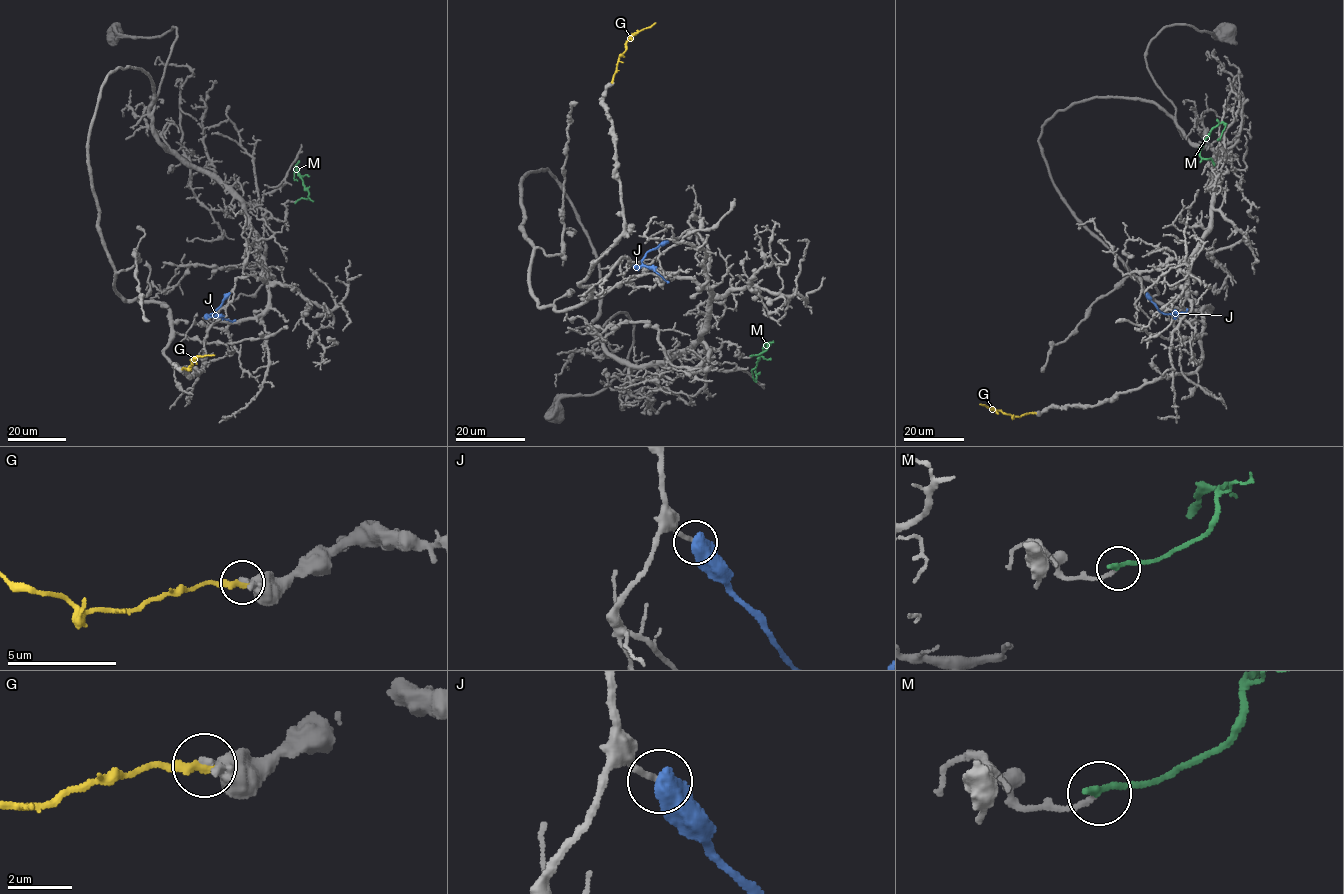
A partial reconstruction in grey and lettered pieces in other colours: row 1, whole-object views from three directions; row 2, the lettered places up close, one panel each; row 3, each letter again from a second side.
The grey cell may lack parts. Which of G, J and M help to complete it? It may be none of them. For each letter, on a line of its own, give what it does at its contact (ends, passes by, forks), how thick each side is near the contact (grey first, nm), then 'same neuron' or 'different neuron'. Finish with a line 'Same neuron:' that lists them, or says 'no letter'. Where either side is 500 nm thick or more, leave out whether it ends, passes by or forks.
G: 500 nm thick on the grey side, 320 nm on the other; different neuron
J: 170 nm thick on the grey side, 600 nm on the other; different neuron
M: it ends there; 170 nm thick on the grey side, 240 nm on the other; different neuron
Same neuron: no letter

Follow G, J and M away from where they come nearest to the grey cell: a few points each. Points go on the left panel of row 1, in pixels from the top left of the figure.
G: (182, 369), (191, 365), (191, 359), (214, 355)
J: (228, 293), (211, 314), (235, 319)
M: (296, 201), (307, 199), (309, 194), (297, 164), (294, 179), (297, 181)

